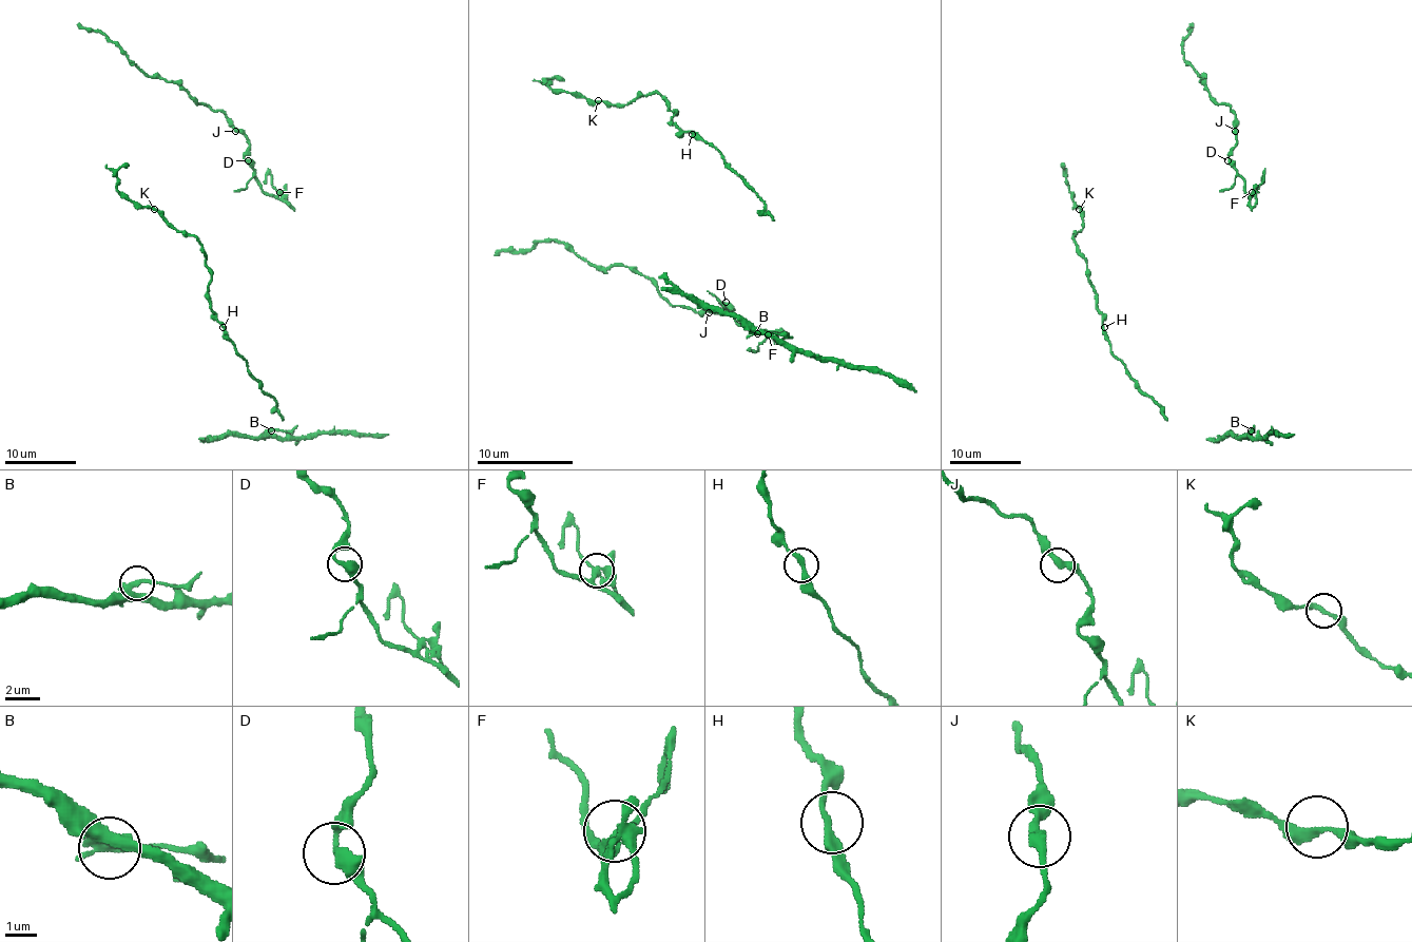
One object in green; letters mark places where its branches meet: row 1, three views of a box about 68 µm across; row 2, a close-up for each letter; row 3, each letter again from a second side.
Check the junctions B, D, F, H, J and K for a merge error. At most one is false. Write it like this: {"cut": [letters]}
{"cut": ["F"]}

